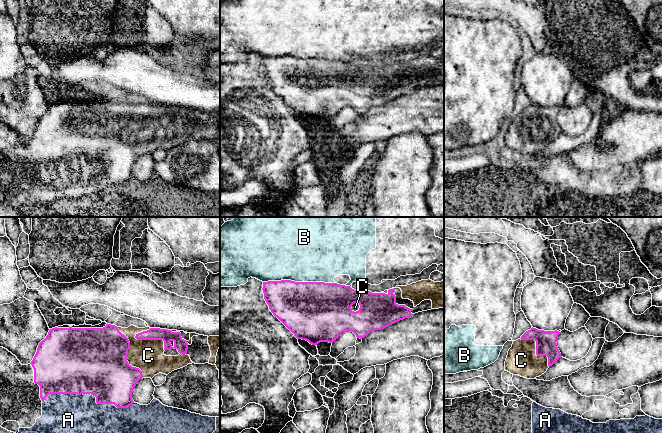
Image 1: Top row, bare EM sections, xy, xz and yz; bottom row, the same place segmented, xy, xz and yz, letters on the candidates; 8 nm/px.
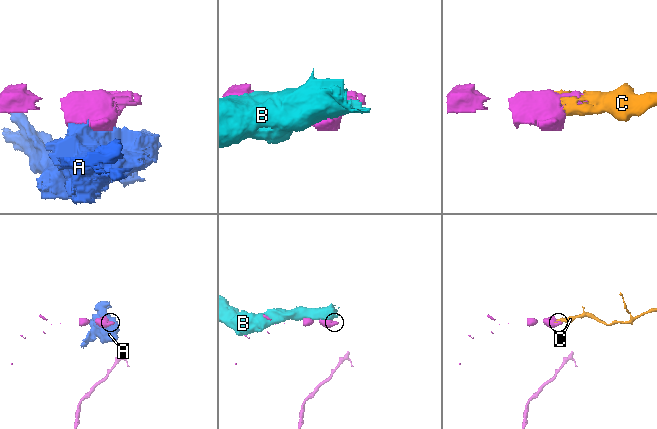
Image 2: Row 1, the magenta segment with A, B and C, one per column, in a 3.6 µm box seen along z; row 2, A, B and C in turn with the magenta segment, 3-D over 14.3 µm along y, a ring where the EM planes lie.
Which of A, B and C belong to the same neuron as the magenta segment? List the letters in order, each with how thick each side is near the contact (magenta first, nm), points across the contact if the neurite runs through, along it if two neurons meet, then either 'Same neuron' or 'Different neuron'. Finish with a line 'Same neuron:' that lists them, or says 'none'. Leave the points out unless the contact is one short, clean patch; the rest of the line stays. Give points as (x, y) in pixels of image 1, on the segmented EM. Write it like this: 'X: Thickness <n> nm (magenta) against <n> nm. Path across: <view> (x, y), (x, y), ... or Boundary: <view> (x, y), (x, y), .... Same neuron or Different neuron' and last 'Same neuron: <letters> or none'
A: Thickness 500 nm (magenta) against 320 nm. Different neuron
B: Thickness 460 nm (magenta) against 500 nm. Different neuron
C: Thickness 500 nm (magenta) against 260 nm. Same neuron
Same neuron: C

